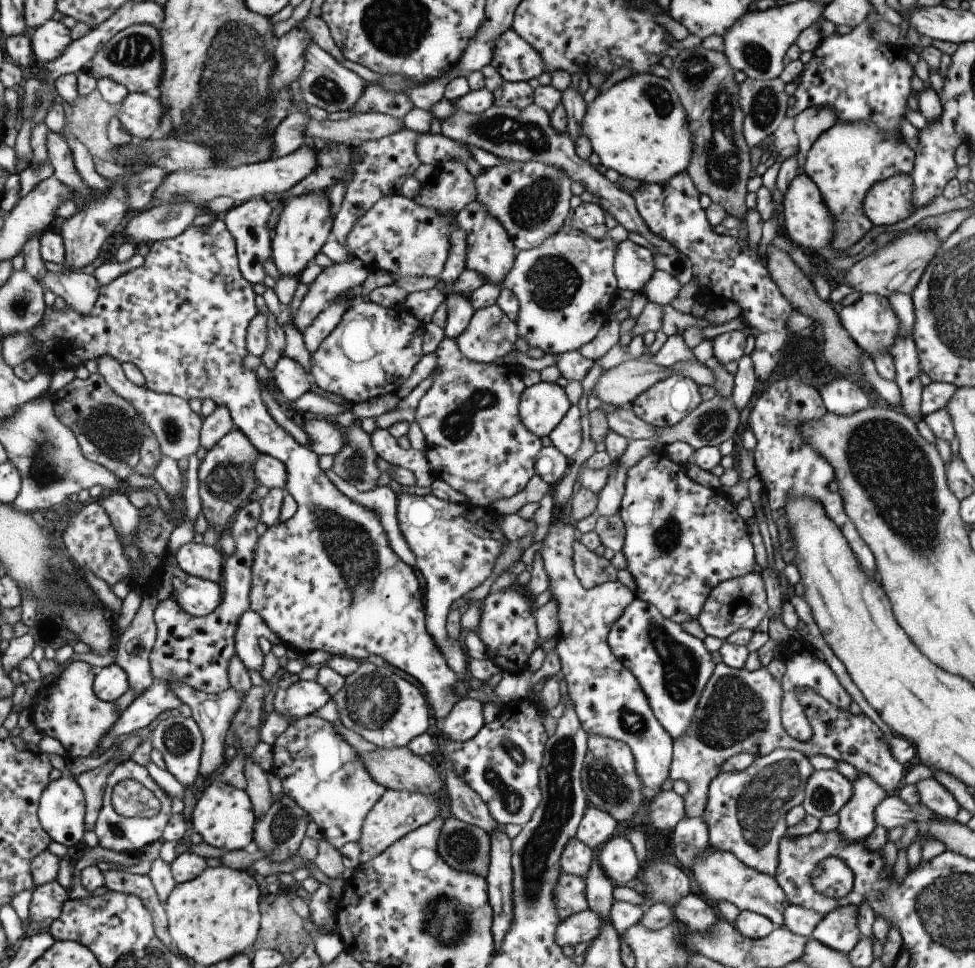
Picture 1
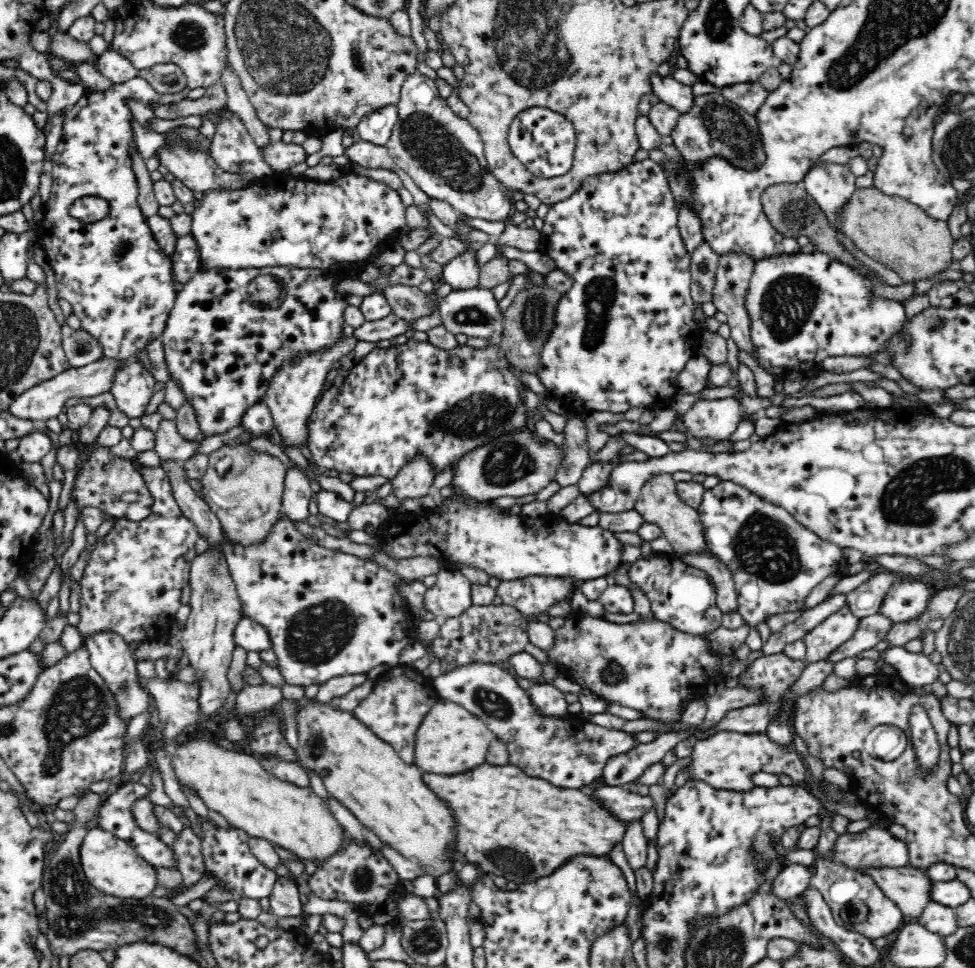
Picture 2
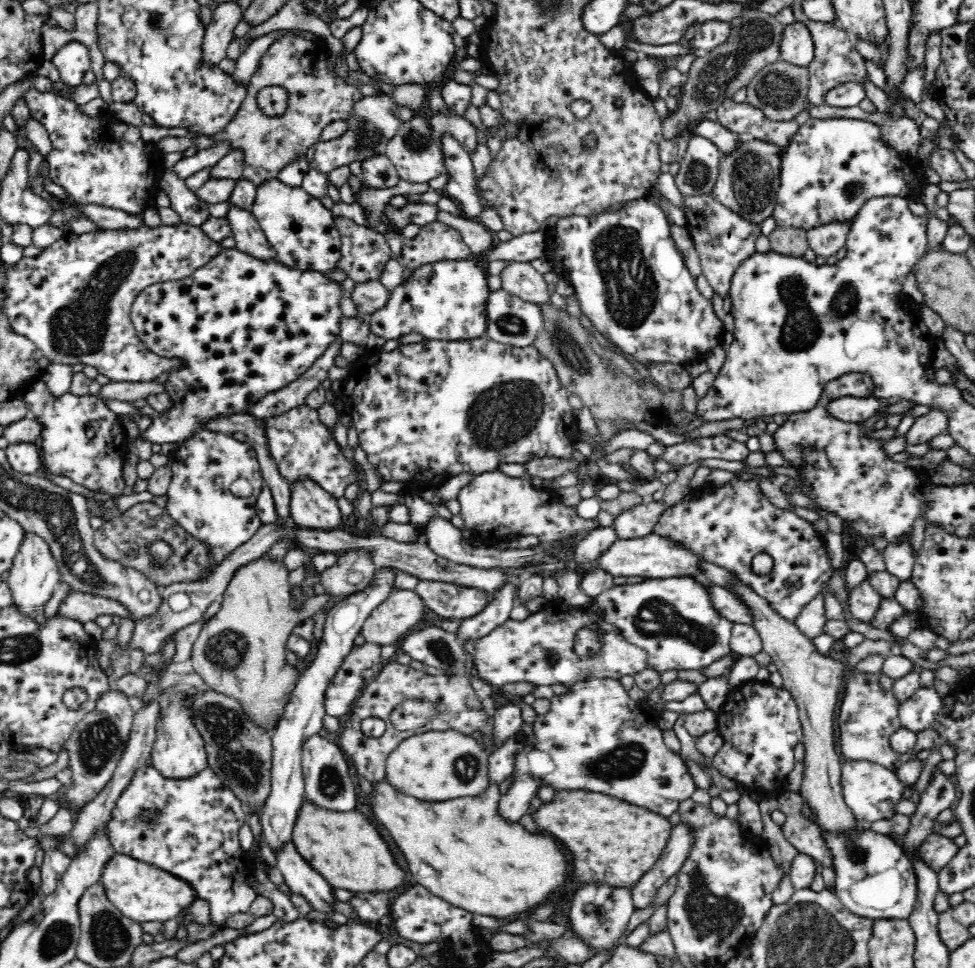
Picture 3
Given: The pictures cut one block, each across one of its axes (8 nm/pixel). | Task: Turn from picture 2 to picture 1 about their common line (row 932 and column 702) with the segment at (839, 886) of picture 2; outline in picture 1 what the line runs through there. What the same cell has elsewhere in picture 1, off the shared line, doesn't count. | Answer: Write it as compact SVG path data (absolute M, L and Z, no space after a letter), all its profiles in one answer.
M711 846L711 850L701 861L695 862L690 868L704 894L717 902L727 900L735 904L741 911L752 911L769 918L775 927L782 927L784 909L789 902L785 892L780 888L777 880L766 873L758 872L743 862L740 862L732 853L719 851Z

